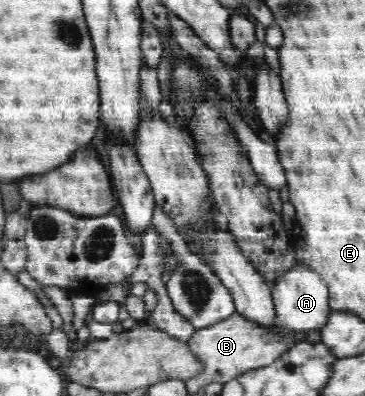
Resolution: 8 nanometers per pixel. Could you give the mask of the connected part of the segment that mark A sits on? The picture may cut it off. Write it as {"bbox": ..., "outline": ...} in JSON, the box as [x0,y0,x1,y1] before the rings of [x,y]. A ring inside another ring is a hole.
{"bbox":[272,263,332,332],"outline":[[[295,263],[289,271],[275,280],[272,290],[276,319],[281,326],[291,331],[308,332],[310,329],[321,329],[328,322],[332,309],[327,285],[317,272],[307,266]]]}

